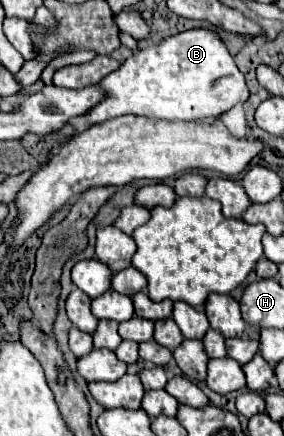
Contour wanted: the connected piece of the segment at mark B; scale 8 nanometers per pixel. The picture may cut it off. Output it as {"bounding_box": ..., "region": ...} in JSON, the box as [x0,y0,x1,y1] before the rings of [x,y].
{"bounding_box":[83,28,249,124],"region":[[[211,28],[185,30],[177,36],[165,38],[161,44],[147,46],[135,52],[95,86],[105,90],[105,98],[93,106],[93,110],[83,114],[83,118],[93,124],[125,114],[187,122],[199,118],[219,118],[239,100],[247,100],[249,96],[245,78],[235,66],[233,56],[221,36]]]}

